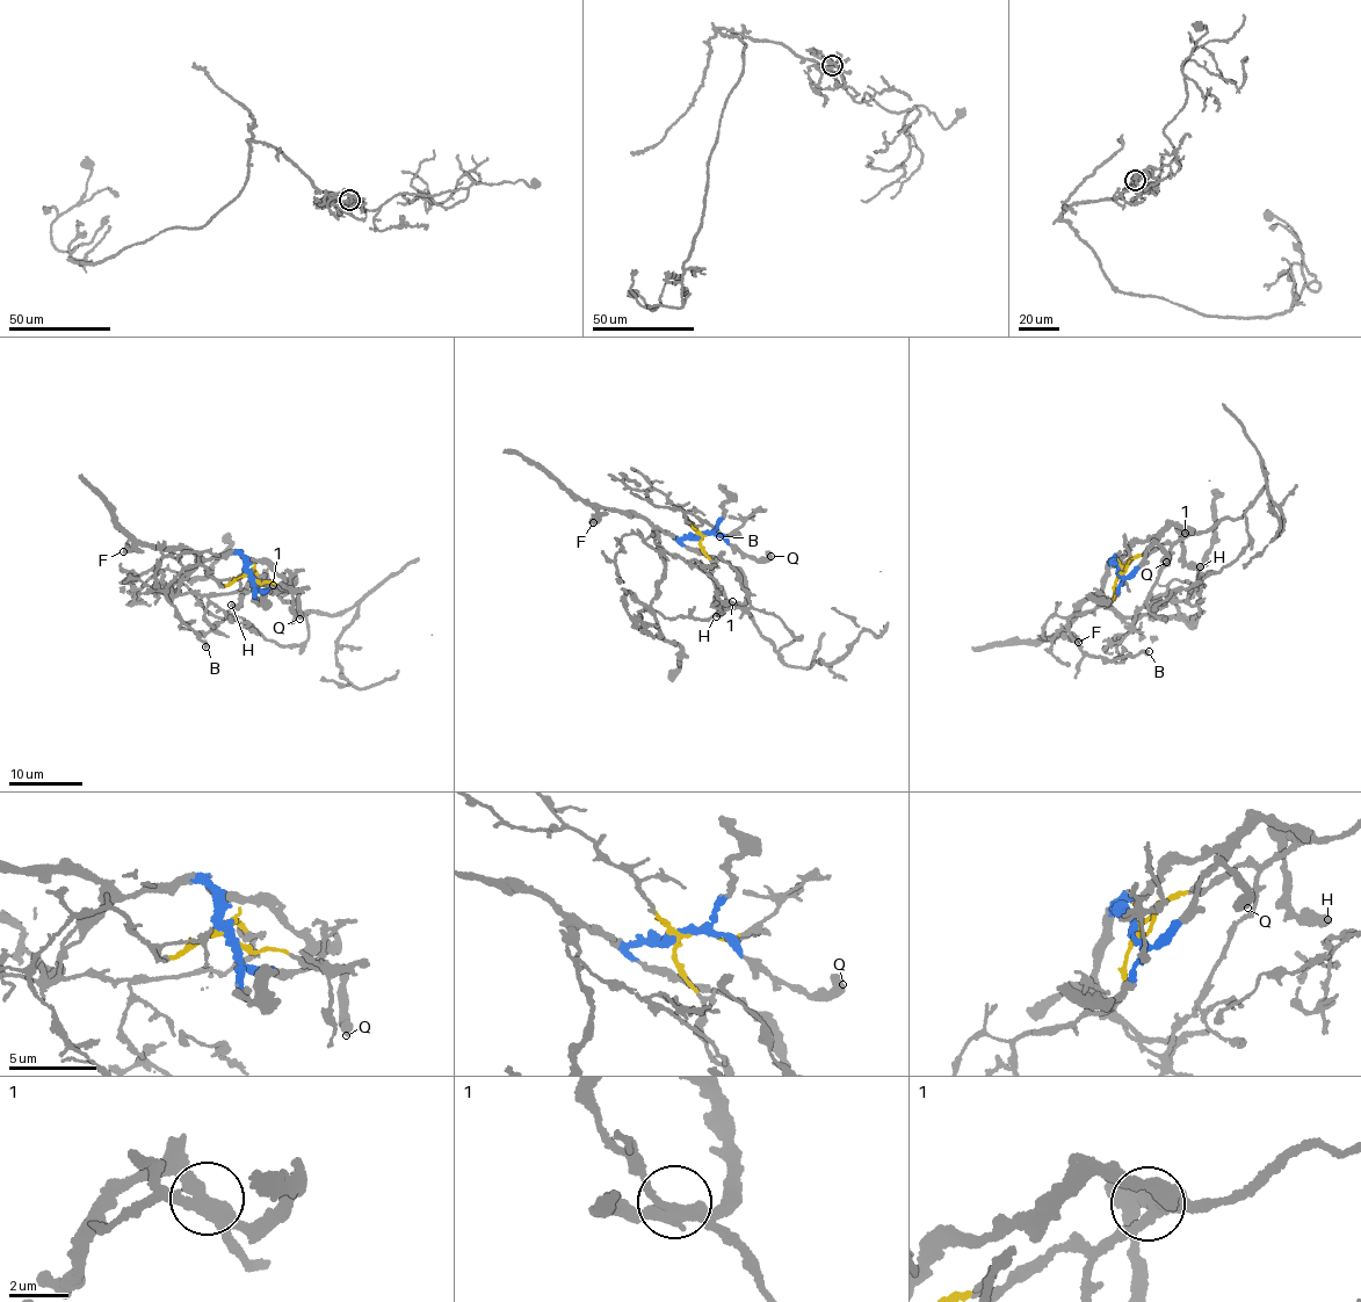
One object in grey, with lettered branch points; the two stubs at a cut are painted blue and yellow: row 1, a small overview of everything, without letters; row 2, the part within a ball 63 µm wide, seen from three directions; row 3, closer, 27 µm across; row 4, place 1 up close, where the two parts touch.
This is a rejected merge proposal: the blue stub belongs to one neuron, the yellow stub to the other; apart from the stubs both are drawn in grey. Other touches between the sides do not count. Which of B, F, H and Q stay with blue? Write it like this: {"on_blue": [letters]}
{"on_blue": ["F", "H", "Q"]}

